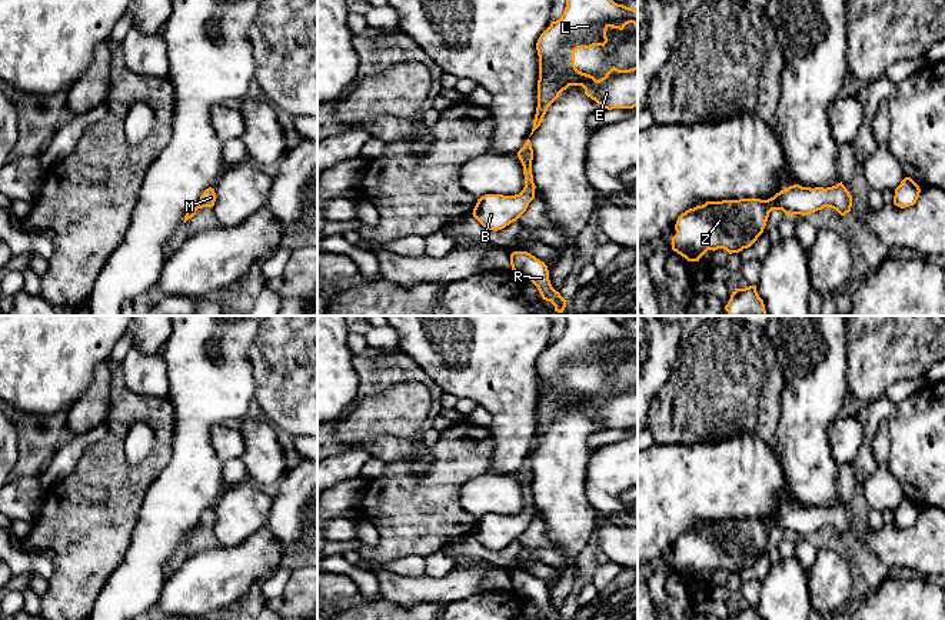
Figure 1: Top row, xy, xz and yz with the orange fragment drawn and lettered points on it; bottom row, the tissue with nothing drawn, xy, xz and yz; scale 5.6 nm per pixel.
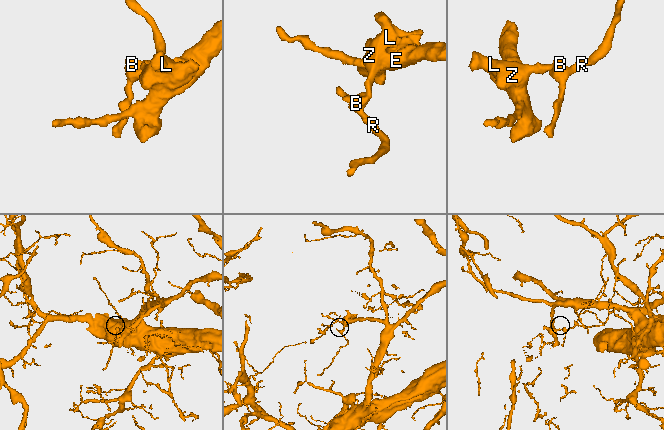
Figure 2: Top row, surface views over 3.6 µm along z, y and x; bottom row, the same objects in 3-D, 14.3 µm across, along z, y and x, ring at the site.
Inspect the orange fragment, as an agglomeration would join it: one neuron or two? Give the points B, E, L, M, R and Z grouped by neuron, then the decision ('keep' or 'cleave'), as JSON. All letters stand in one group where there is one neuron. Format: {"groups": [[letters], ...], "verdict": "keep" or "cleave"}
{"groups": [["B", "E", "L", "M", "R", "Z"]], "verdict": "keep"}

